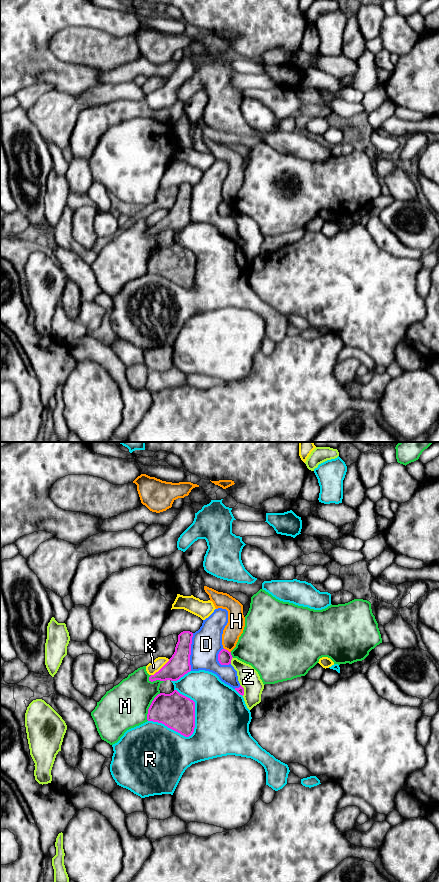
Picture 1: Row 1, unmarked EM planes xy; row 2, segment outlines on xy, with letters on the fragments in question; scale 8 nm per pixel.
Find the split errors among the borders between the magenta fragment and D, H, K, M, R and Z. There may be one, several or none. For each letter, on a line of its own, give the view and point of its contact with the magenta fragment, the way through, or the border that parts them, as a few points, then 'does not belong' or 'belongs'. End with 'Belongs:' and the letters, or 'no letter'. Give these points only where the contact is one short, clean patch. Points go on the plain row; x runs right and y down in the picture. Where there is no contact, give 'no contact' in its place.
D: xy (190, 204) | does not belong
H: xy (227, 202) | across xy (224, 209), (227, 202), (229, 190), (236, 173) | belongs
K: xy (161, 220) | does not belong
M: xy (150, 258) | does not belong
R: xy (185, 288) | does not belong
Z: xy (231, 211) | does not belong
Belongs: H

